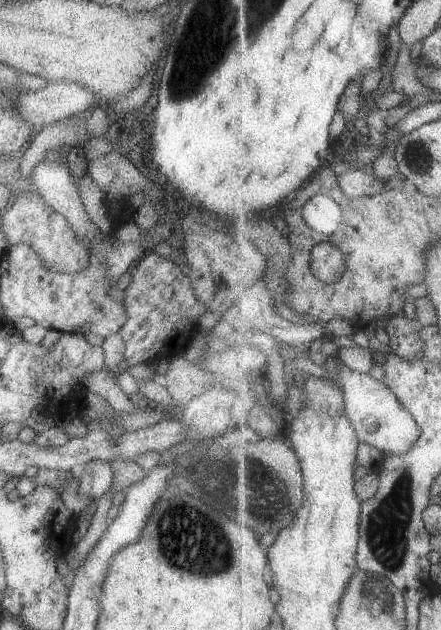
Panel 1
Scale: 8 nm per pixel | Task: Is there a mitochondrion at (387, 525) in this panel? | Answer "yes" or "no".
yes

